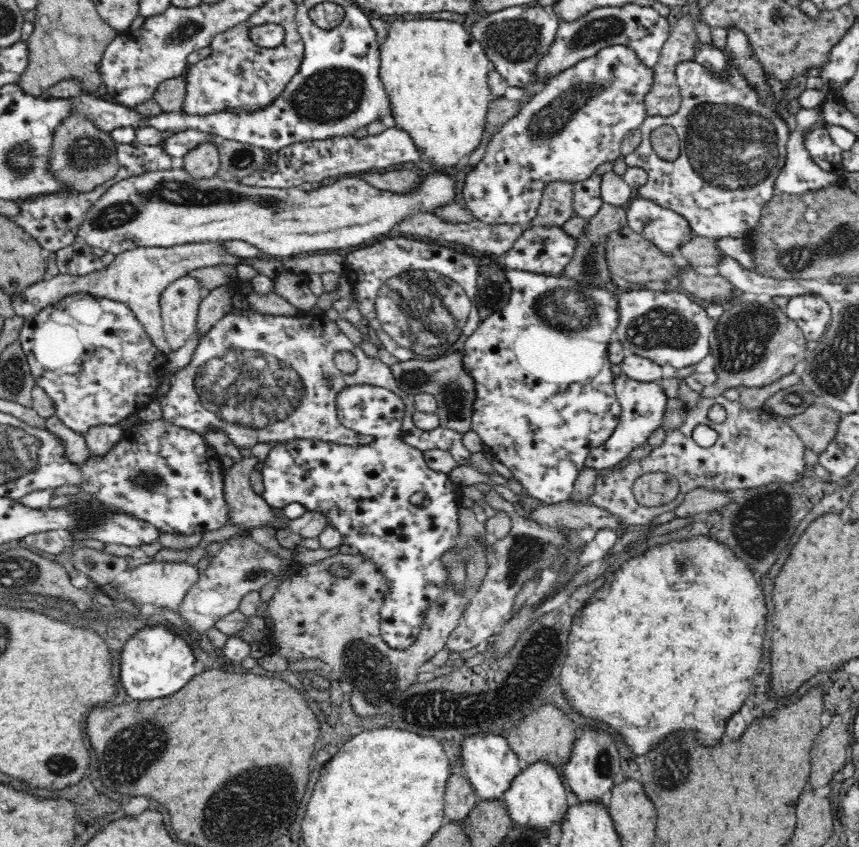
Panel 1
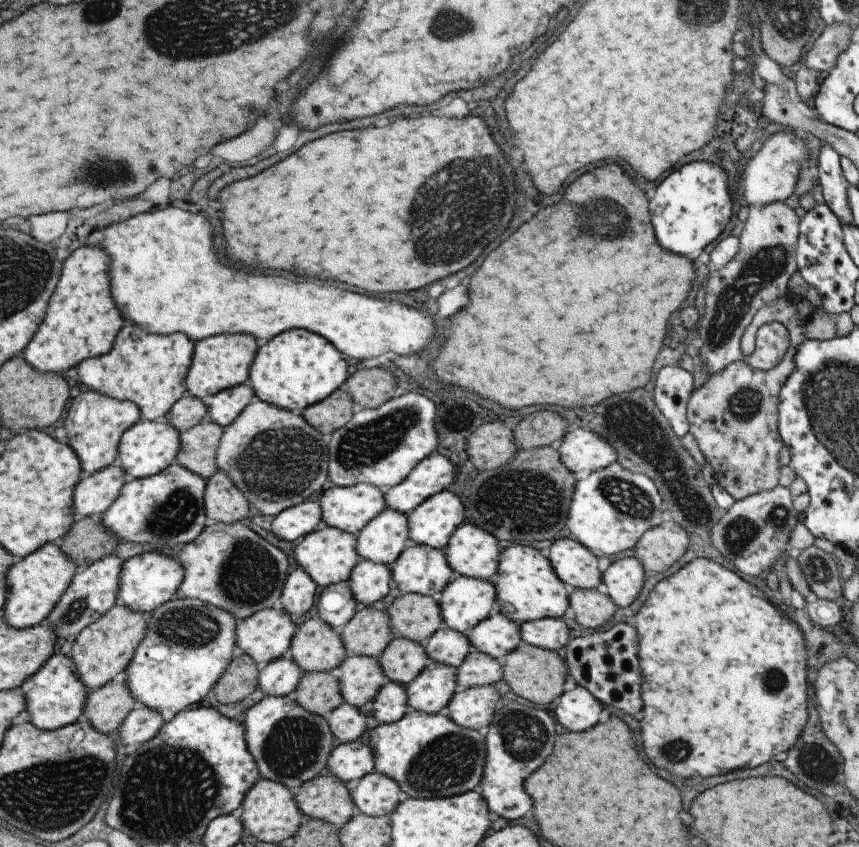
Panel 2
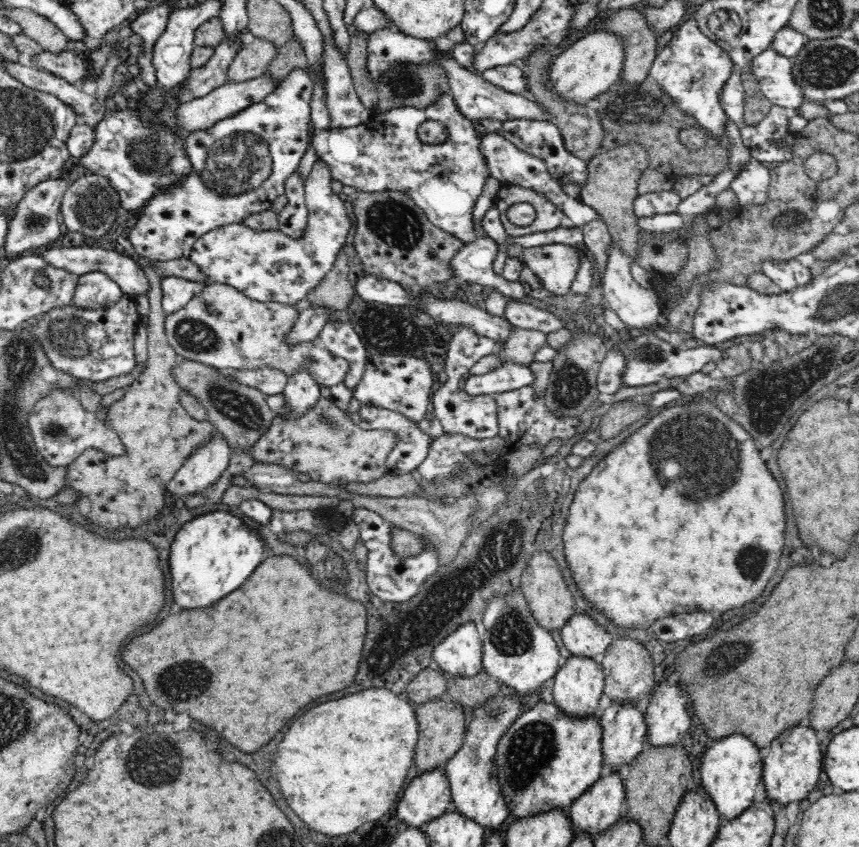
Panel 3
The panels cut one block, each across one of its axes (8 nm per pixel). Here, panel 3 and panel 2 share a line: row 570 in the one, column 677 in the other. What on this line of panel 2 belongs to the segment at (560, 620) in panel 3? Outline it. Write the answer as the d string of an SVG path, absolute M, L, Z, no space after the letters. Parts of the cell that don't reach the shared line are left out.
M663 521L639 536L633 546L633 558L647 575L663 572L687 550L687 544L683 528L675 522Z

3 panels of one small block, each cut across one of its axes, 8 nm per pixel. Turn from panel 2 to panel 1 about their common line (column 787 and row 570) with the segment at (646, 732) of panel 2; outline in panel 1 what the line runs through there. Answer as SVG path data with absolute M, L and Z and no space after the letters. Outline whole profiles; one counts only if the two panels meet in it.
M695 537L690 541L678 543L670 542L668 545L656 547L655 550L647 551L643 556L630 560L621 568L622 570L616 570L606 580L606 592L602 592L600 598L594 598L586 608L576 612L576 616L573 617L574 626L570 628L572 632L568 640L568 658L564 662L566 668L562 668L562 680L560 680L560 686L564 690L563 695L568 700L570 708L584 720L592 720L616 730L624 740L624 746L636 756L644 756L656 750L656 746L662 744L674 732L692 732L698 740L698 746L702 748L716 746L724 738L724 730L730 716L744 706L744 700L752 692L752 680L754 680L752 676L756 674L756 668L762 658L766 604L764 604L762 590L758 588L758 582L754 580L752 572L744 566L744 562L736 560L722 543L708 537Z

